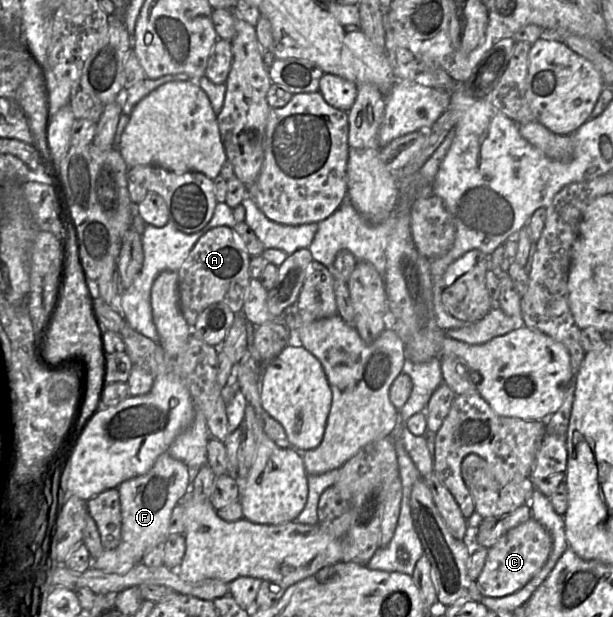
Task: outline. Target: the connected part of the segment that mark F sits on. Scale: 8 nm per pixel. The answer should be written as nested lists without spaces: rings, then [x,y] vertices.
[[[169,452],[161,454],[152,468],[143,475],[122,482],[118,489],[121,507],[121,541],[111,550],[105,550],[91,567],[113,572],[129,570],[142,561],[146,552],[156,546],[162,546],[168,538],[169,521],[174,507],[189,493],[191,475],[188,467],[173,458]]]

